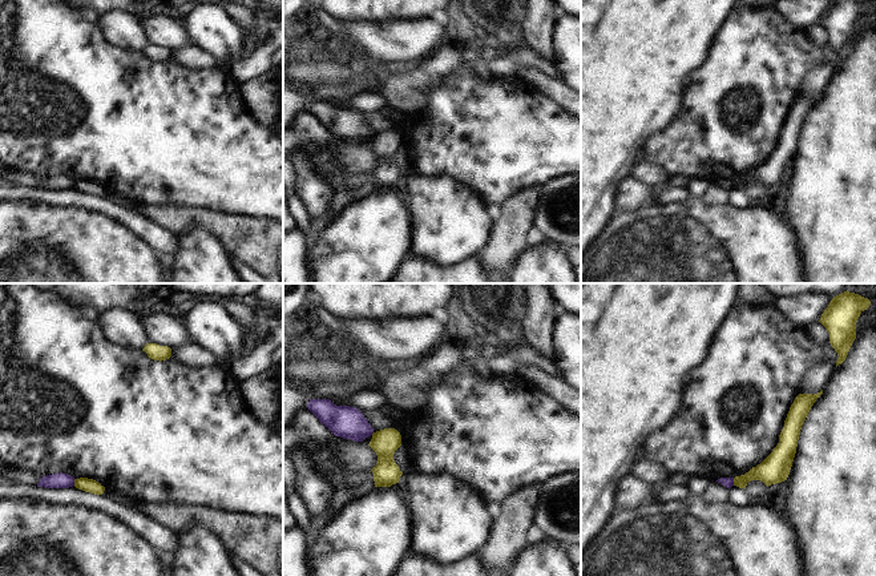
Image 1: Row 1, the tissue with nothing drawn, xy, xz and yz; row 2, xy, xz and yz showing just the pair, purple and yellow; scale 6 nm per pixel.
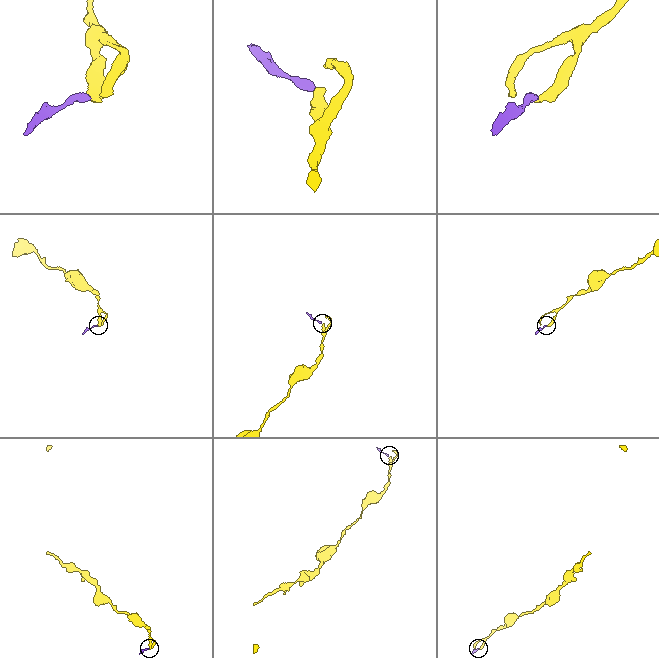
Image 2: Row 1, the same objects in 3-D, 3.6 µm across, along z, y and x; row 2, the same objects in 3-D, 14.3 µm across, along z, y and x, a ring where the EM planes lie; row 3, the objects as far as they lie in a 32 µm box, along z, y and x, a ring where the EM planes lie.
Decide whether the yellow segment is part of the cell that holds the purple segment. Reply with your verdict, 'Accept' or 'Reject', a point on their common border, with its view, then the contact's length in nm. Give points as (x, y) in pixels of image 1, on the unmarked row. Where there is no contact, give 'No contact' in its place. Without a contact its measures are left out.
Reject. Touches purple at yz (733, 184). Shared border 50 nm.

